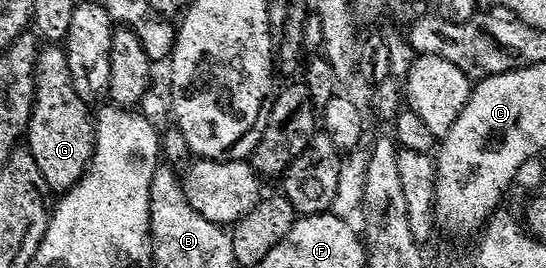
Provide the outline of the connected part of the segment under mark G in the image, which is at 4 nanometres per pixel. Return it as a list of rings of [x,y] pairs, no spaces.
[[[54,43],[39,48],[36,73],[34,111],[30,114],[24,141],[36,159],[48,189],[65,191],[73,188],[90,168],[90,161],[94,158],[96,117],[86,101],[76,95],[76,87],[72,87],[72,71],[68,67],[65,48]]]

